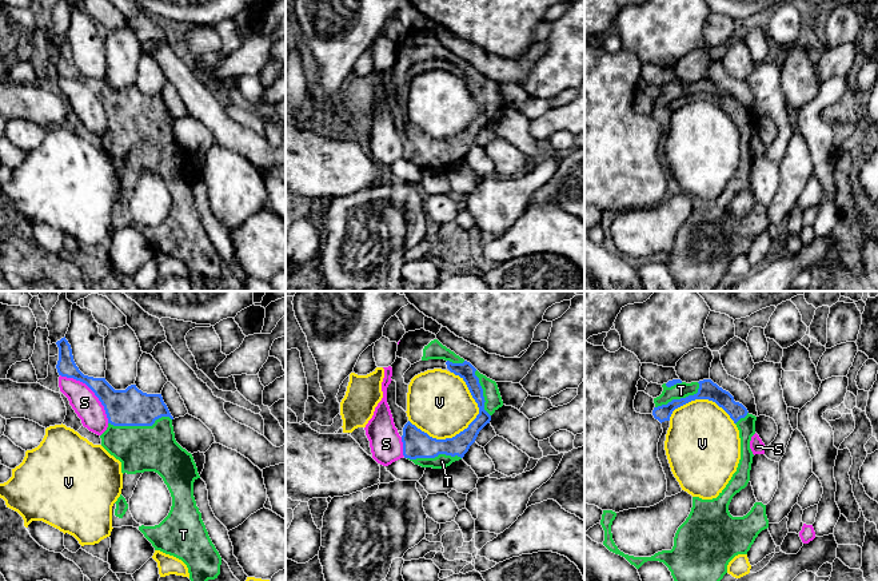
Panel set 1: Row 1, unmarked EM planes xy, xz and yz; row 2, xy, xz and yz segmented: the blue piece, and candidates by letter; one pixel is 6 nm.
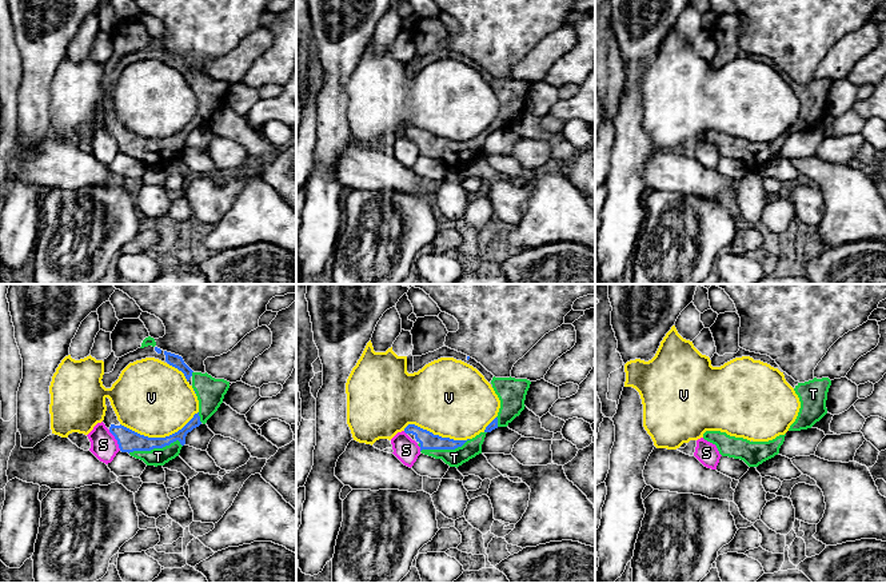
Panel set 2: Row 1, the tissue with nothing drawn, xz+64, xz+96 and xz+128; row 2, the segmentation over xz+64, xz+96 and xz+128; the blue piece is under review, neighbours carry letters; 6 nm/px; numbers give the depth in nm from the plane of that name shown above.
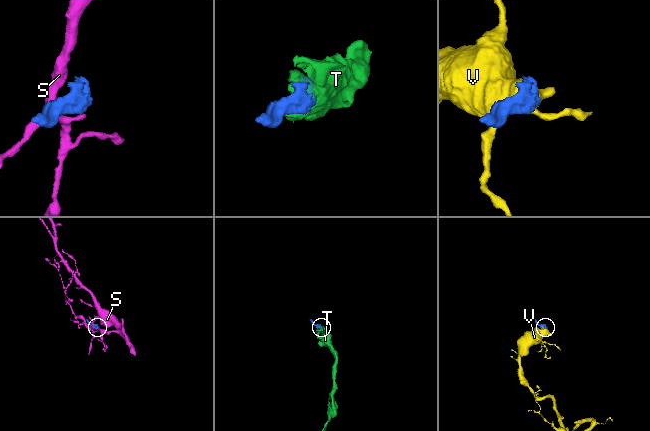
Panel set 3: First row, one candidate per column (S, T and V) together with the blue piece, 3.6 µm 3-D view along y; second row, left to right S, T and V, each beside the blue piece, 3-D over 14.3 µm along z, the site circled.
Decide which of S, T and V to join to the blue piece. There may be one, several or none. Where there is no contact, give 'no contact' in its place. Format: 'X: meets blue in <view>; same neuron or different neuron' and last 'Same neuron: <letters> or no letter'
S: meets blue in xy; different neuron
T: meets blue in xy; same neuron
V: meets blue in xz; different neuron
Same neuron: T

